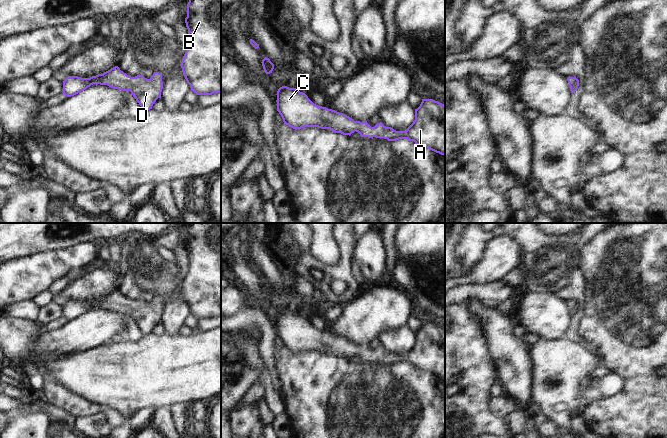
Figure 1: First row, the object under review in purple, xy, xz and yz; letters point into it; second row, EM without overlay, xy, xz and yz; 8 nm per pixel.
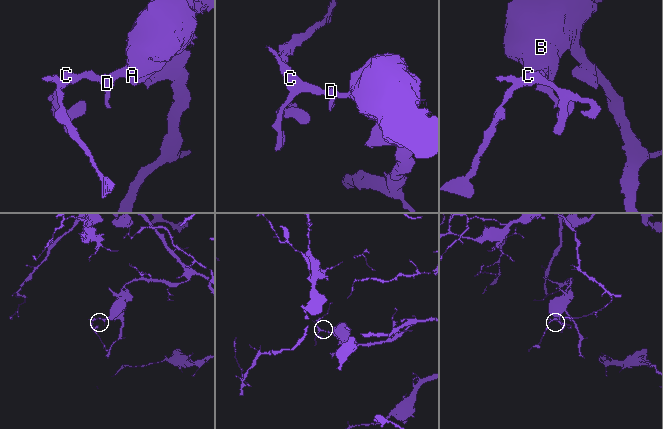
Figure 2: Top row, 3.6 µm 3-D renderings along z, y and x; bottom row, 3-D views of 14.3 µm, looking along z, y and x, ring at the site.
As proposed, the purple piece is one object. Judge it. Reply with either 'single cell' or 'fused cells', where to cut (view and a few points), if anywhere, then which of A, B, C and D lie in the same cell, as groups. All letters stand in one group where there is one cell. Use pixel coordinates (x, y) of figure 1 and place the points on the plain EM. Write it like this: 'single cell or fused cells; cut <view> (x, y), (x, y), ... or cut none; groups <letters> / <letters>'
single cell; cut none; groups A B C D

